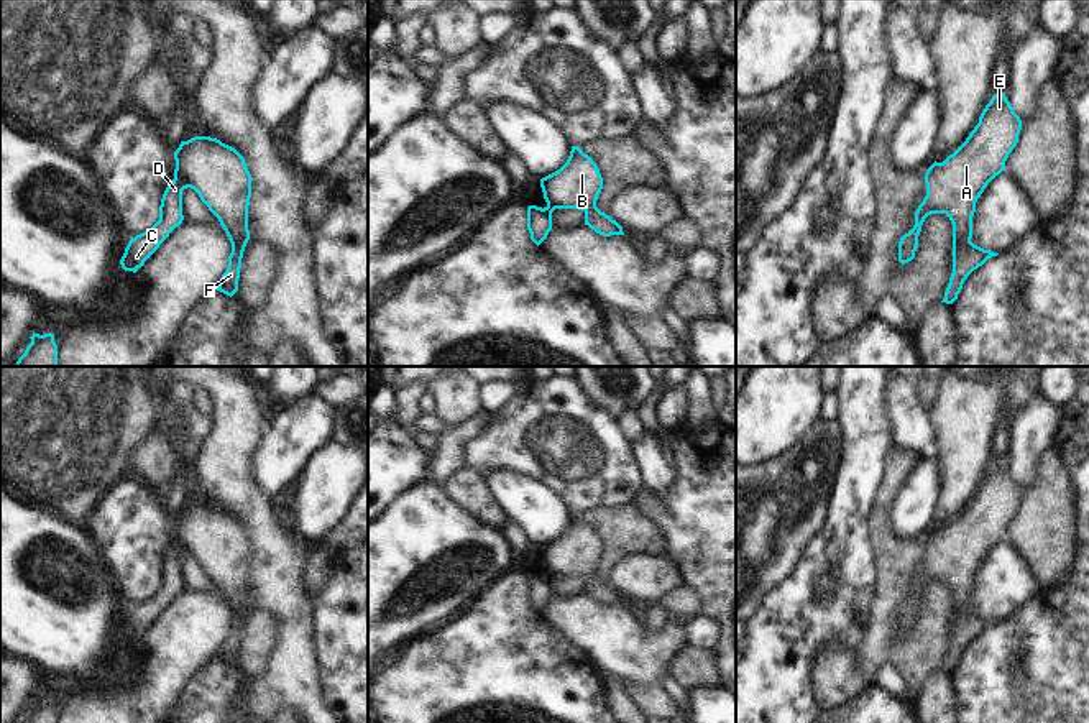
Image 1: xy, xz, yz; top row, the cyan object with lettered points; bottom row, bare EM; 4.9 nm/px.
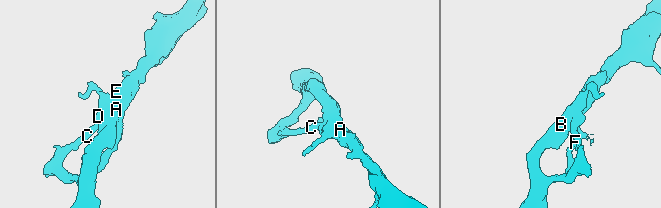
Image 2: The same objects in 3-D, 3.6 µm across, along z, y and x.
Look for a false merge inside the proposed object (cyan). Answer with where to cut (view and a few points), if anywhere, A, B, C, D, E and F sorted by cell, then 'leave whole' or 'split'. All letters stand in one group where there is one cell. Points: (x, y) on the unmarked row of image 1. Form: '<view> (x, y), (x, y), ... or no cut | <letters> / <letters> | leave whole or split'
no cut | A B C D E F | leave whole

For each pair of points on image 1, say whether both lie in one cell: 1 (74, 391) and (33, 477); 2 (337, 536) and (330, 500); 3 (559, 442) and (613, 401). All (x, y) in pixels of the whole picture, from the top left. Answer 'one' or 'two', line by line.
1: one
2: two
3: two

